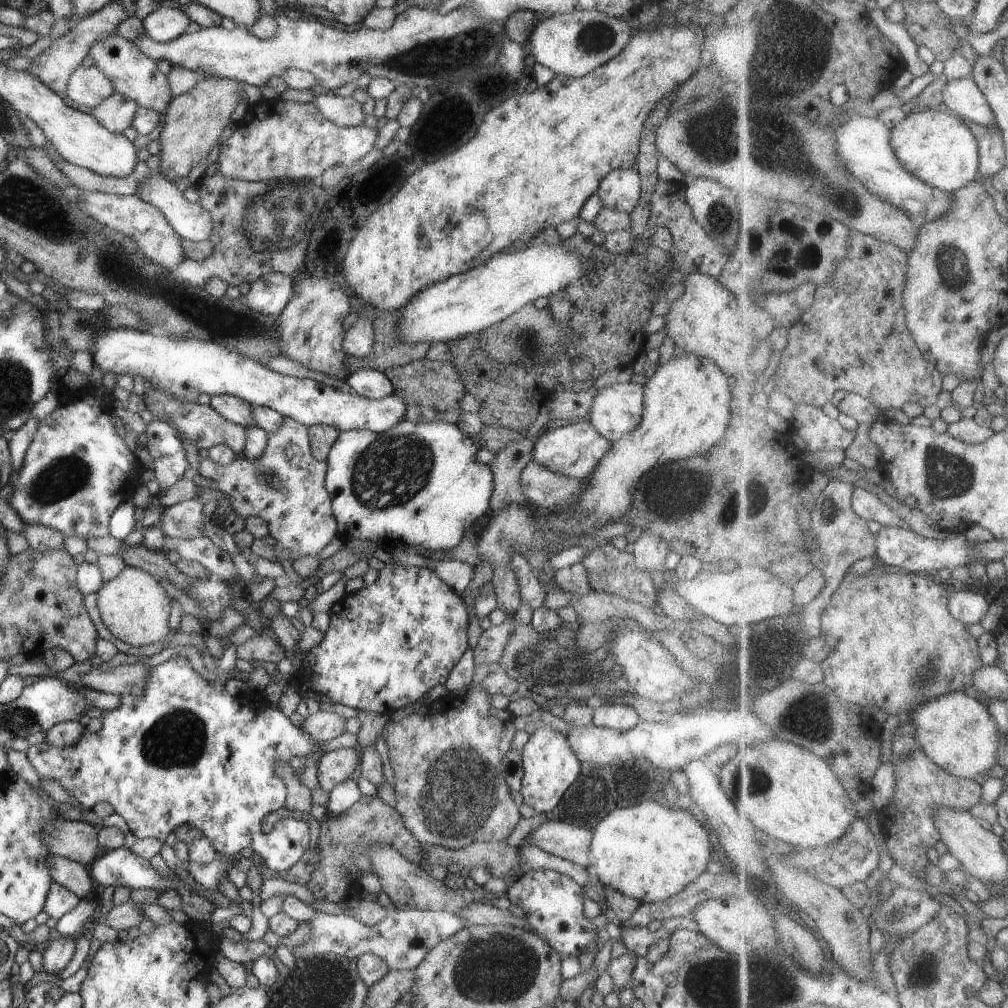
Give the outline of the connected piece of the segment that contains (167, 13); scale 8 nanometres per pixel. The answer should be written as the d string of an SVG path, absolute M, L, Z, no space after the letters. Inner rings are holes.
M164 4L142 20L145 33L152 40L167 43L180 35L190 24L190 17L179 6Z

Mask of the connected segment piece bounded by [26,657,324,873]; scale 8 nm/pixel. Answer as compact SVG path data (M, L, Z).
M174 657L174 660L150 667L146 688L140 696L122 696L118 708L105 710L98 732L90 732L85 726L80 740L64 748L37 743L26 751L28 760L40 778L59 782L75 799L76 806L92 810L98 802L108 802L139 839L165 841L170 832L186 824L203 832L225 857L256 853L271 870L286 872L310 848L310 828L302 820L284 816L270 832L261 831L262 818L285 806L286 786L274 772L276 762L289 762L294 756L306 758L324 743L312 740L310 734L292 724L279 708L258 706L258 702L252 702L246 694L232 696L226 689L215 690L183 657Z

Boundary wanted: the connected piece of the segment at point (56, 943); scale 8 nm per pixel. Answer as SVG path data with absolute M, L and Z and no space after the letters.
M54 934L42 948L42 971L48 974L59 974L68 966L76 952L77 940L70 936Z

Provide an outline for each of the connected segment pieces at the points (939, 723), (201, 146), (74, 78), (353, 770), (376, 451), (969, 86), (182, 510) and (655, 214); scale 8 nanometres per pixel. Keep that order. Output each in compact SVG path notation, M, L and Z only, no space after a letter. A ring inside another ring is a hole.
M953 692L940 696L936 700L930 700L928 704L920 706L916 712L911 713L911 722L916 726L916 736L922 745L924 752L933 758L942 768L958 776L958 778L972 778L978 776L990 776L990 770L1000 765L1000 725L996 717L992 716L991 708L984 704L984 700L978 700L964 692Z
M222 77L198 81L188 92L174 96L162 116L164 126L158 137L161 145L158 172L173 183L188 178L192 169L208 158L210 150L218 144L220 134L231 121L232 112L243 99L240 82Z
M96 65L78 66L68 80L64 92L58 93L60 98L68 98L78 106L96 108L105 98L114 93L114 86Z
M358 747L336 749L322 755L318 760L320 788L330 792L337 784L348 778L356 778L360 764L361 750Z
M402 420L400 424L388 428L382 434L374 433L366 429L340 431L340 436L337 436L336 442L332 444L329 456L325 460L327 462L325 487L331 496L332 512L334 518L336 518L338 536L344 542L350 540L372 540L374 542L380 542L380 540L387 538L400 540L400 542L404 542L408 547L419 547L422 551L440 552L443 550L454 550L462 542L464 532L491 508L494 479L491 466L480 463L478 458L476 458L476 454L480 449L475 437L466 434L457 424L446 422L446 420L432 420L418 424L412 421Z
M974 77L950 80L944 92L945 104L959 113L967 121L978 122L984 126L994 126L998 121L996 112L982 92Z
M188 499L167 507L160 516L160 528L168 537L188 539L204 534L206 516L200 500Z
M658 181L654 192L650 195L651 216L647 226L648 228L664 226L669 230L673 240L672 248L668 251L670 262L682 275L698 272L718 278L729 256L726 256L726 248L716 244L694 218L685 199L685 187L684 182Z

